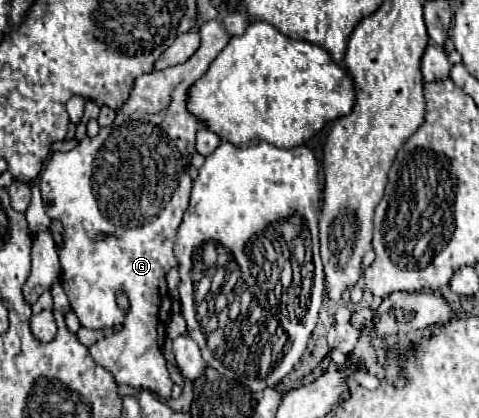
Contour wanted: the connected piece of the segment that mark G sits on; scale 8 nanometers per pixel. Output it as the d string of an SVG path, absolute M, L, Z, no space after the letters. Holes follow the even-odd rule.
M210 20L210 22L204 22L198 30L200 34L200 48L184 62L184 64L178 64L178 66L170 66L170 68L164 68L160 72L148 72L146 76L138 76L134 80L134 88L128 96L128 100L124 102L124 106L118 110L118 116L114 120L112 126L106 126L106 128L100 128L98 136L90 138L86 136L74 150L70 152L54 152L44 168L44 172L40 174L40 188L42 188L42 200L44 200L44 208L46 208L46 214L54 220L60 220L62 226L64 226L64 240L62 244L58 246L58 256L60 256L60 266L62 266L62 288L70 300L70 306L74 310L74 314L78 316L80 324L84 328L106 328L106 326L122 326L120 330L116 330L112 336L110 336L110 342L96 342L94 346L90 346L90 354L92 358L96 360L96 364L104 366L116 380L116 384L128 384L132 388L144 388L144 390L150 390L154 394L158 394L160 398L168 400L170 398L170 390L172 390L172 380L168 376L168 370L166 370L166 360L162 356L162 344L164 344L164 338L166 338L166 330L162 324L166 324L166 320L170 318L170 298L168 298L168 286L166 286L166 272L170 268L176 266L176 258L174 258L174 252L172 252L172 246L174 246L174 238L176 238L176 232L178 232L178 226L182 222L182 216L188 208L188 198L190 198L190 190L192 190L192 178L188 176L188 168L190 166L190 156L192 156L192 148L194 148L194 142L196 142L196 132L198 132L198 126L200 122L186 110L186 98L188 98L188 90L190 86L204 76L204 72L208 70L210 62L220 54L220 50L228 44L230 36L226 36L226 32L222 32L222 26L218 24L218 20ZM118 170L128 170L128 178L124 180L124 172L120 172L120 180L118 180ZM98 234L106 234L104 240L94 240ZM118 292L124 292L128 296L128 302L130 302L130 308L128 312L122 312L116 304L116 294Z

